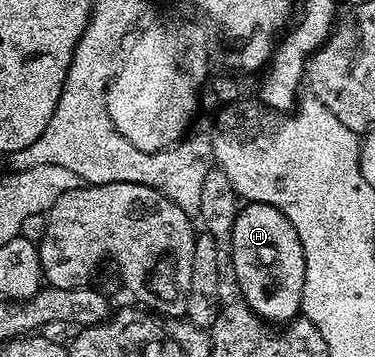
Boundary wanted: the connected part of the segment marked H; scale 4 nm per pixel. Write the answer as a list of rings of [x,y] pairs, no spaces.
[[[251,202],[237,211],[233,229],[233,263],[237,286],[245,298],[245,303],[254,314],[266,323],[288,324],[301,314],[301,297],[305,283],[305,257],[299,236],[271,204]]]

